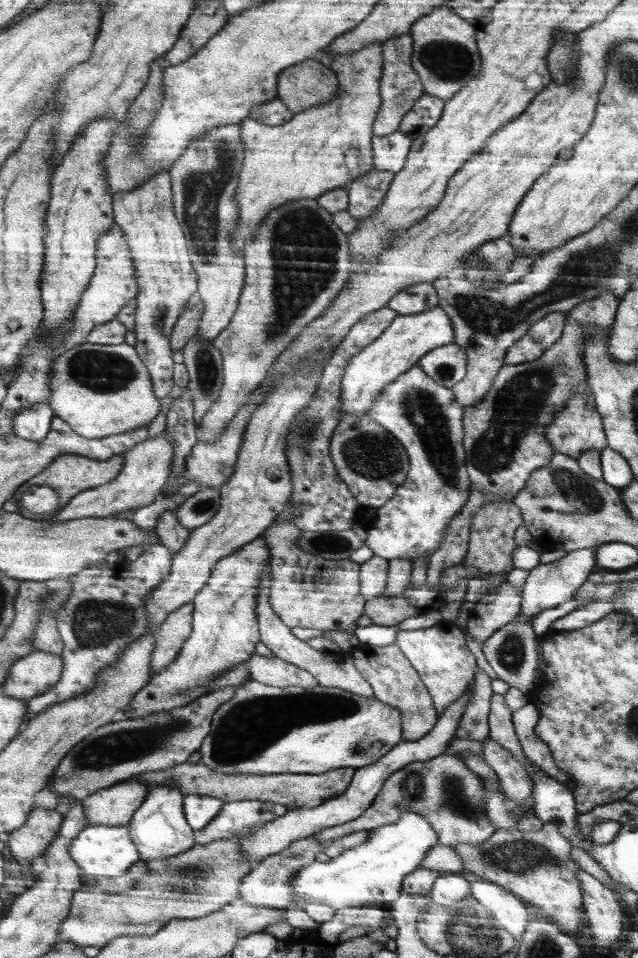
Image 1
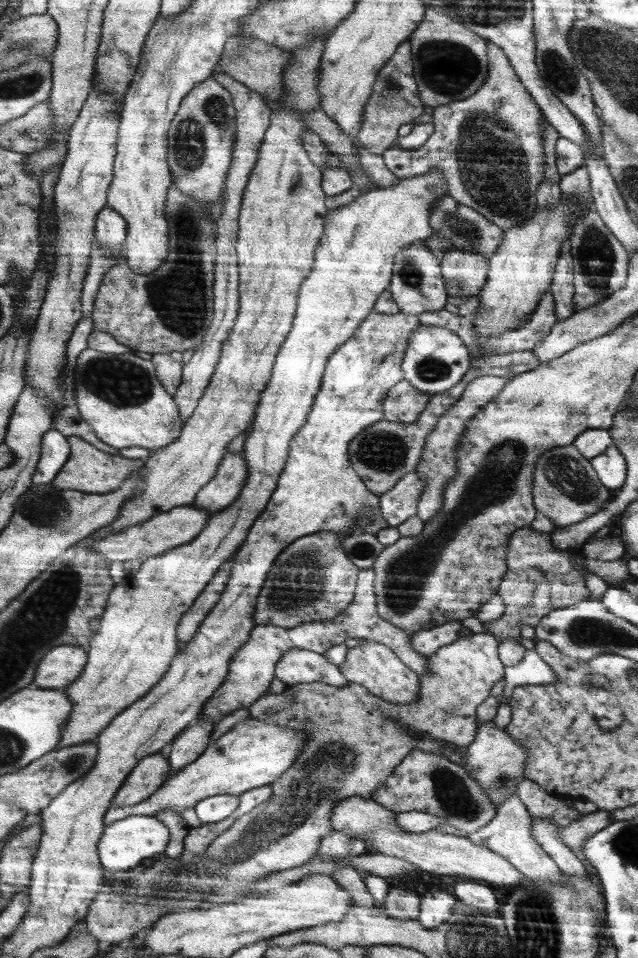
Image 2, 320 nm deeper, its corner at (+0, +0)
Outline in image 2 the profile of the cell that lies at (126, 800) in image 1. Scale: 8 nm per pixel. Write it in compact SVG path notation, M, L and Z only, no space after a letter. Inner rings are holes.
M165 751L147 756L127 776L126 782L119 788L112 807L134 807L154 795L171 775L171 763Z

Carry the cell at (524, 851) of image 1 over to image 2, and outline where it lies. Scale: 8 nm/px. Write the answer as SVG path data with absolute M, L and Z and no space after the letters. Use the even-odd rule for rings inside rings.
M351 796L341 800L331 815L332 829L355 838L365 840L369 852L387 854L415 864L421 870L434 874L462 874L474 880L486 880L508 888L522 887L529 880L511 863L507 857L500 856L494 849L476 844L468 836L449 834L434 830L413 833L400 829L396 824L397 813L384 808L378 801L362 796Z

